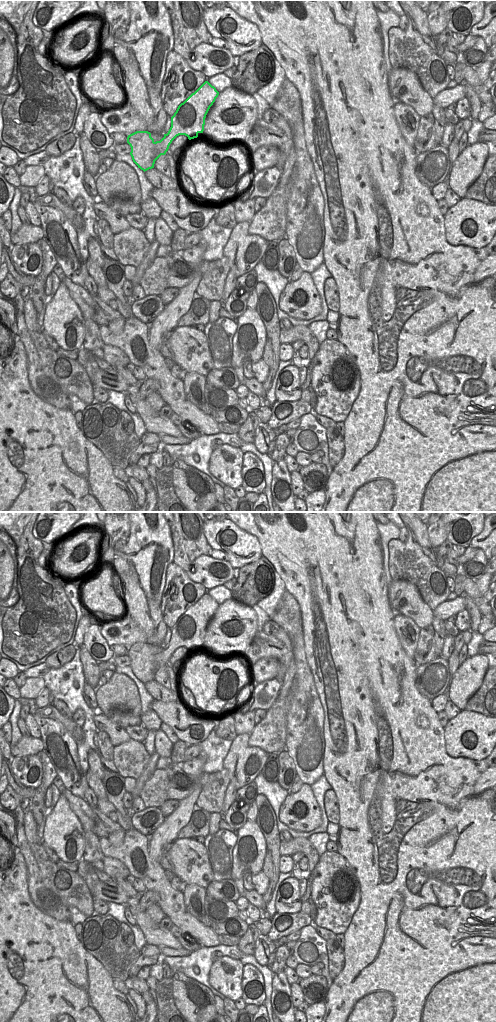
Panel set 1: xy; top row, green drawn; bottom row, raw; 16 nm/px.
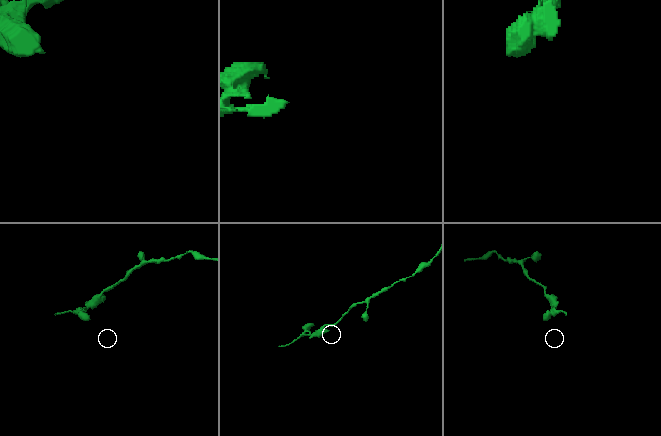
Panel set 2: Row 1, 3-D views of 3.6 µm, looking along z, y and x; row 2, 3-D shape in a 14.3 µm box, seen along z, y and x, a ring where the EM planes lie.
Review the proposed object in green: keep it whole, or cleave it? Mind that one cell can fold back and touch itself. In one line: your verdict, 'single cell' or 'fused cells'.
fused cells

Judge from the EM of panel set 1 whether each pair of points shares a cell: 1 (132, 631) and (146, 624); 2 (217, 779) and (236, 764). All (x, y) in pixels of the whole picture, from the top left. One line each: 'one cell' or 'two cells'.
1: two cells
2: two cells

